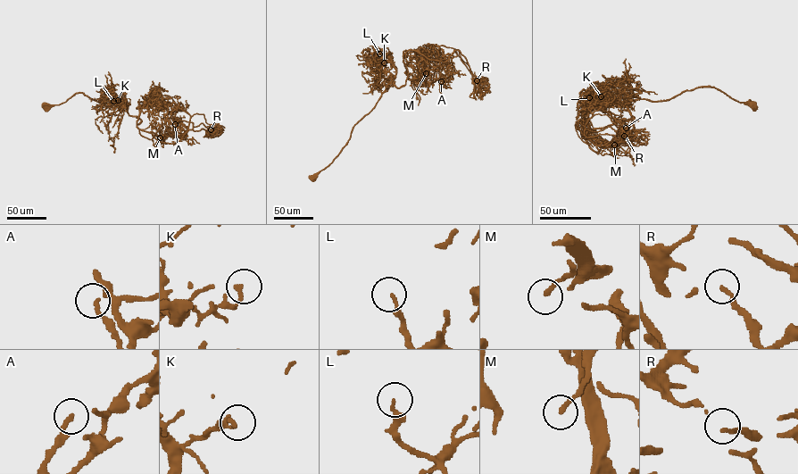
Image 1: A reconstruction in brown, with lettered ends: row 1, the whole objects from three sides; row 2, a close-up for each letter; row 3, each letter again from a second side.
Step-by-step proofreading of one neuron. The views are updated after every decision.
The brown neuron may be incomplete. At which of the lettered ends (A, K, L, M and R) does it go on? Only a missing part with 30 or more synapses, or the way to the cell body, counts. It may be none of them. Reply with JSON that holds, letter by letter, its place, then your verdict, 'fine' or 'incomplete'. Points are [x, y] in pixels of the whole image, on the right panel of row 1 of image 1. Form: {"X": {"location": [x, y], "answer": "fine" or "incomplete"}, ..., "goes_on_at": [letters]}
{"A": {"location": [626, 128], "answer": "fine"}, "K": {"location": [601, 96], "answer": "incomplete"}, "L": {"location": [589, 97], "answer": "incomplete"}, "M": {"location": [614, 145], "answer": "fine"}, "R": {"location": [624, 136], "answer": "fine"}, "goes_on_at": ["K", "L"]}

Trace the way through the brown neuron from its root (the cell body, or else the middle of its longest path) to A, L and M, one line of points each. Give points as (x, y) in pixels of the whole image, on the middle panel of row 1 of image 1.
A: (313, 179), (386, 87), (405, 84), (407, 51), (418, 50), (437, 67), (441, 81)
L: (313, 179), (346, 145), (353, 127), (373, 108), (394, 77), (396, 69), (392, 61), (381, 57), (379, 54)
M: (313, 179), (386, 87), (405, 84), (405, 54), (426, 73)

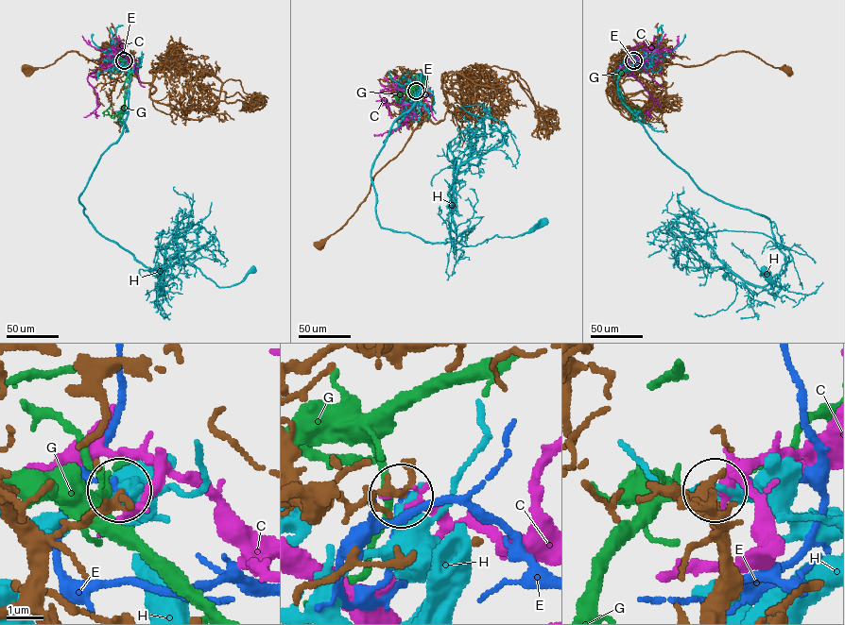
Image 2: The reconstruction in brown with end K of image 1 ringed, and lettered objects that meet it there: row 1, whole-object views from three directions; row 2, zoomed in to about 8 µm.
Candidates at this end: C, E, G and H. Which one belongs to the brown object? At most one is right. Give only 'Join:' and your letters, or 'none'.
Join: none

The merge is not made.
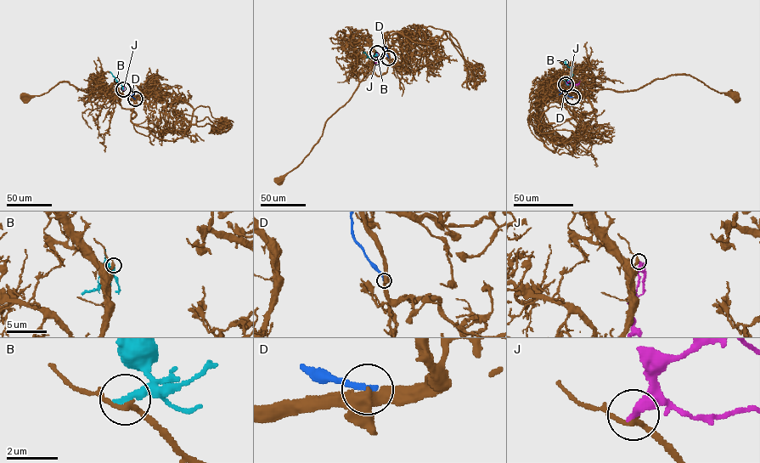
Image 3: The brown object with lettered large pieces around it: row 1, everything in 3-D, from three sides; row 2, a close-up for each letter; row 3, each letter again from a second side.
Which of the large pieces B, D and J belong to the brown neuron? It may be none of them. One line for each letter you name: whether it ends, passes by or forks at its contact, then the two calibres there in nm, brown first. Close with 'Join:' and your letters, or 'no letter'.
J: it ends there; 200 nm thick on the brown side, 400 nm on the other
Join: J

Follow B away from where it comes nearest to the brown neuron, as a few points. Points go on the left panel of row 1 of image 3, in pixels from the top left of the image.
B: (123, 89), (109, 71)

